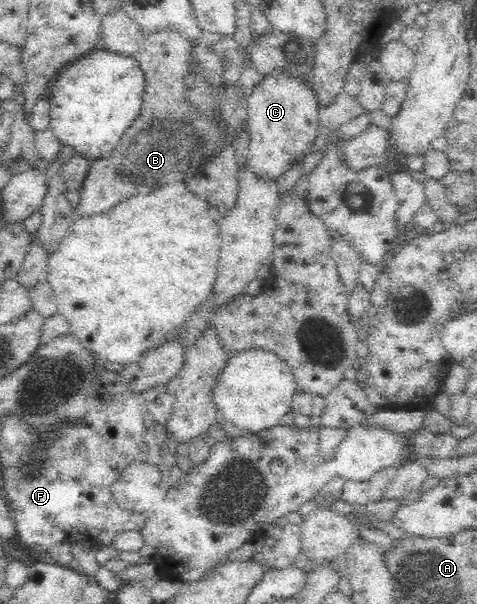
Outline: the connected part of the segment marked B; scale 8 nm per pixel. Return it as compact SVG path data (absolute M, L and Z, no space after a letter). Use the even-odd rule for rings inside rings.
M175 25L142 33L139 49L133 55L145 73L141 113L125 130L111 156L91 161L83 181L77 215L108 212L121 199L131 197L129 193L139 193L139 187L149 191L152 185L151 190L155 190L161 184L181 181L181 177L187 181L199 171L201 163L217 157L228 142L247 131L247 97L239 95L237 84L224 83L223 62L213 49L221 39L223 37L217 33L201 31L201 37L191 40ZM197 67L200 67L202 81L208 85L210 95L217 101L218 112L199 112L187 98L185 81Z

